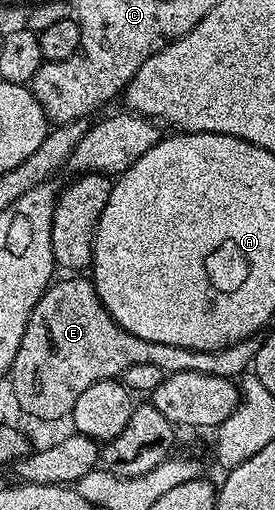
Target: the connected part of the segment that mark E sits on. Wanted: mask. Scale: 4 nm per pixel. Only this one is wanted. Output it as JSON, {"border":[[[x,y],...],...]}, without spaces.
{"border":[[[91,278],[64,279],[61,283],[55,283],[35,300],[32,309],[36,312],[36,323],[44,327],[40,335],[52,335],[52,351],[56,351],[56,359],[68,359],[68,363],[64,363],[64,371],[68,371],[68,367],[76,367],[84,355],[92,359],[92,375],[101,375],[103,380],[122,376],[132,365],[156,365],[164,373],[189,371],[231,381],[243,376],[251,368],[254,354],[251,342],[233,343],[219,351],[199,351],[182,349],[182,345],[151,343],[142,337],[134,337],[111,319],[108,310],[96,296]]]}

